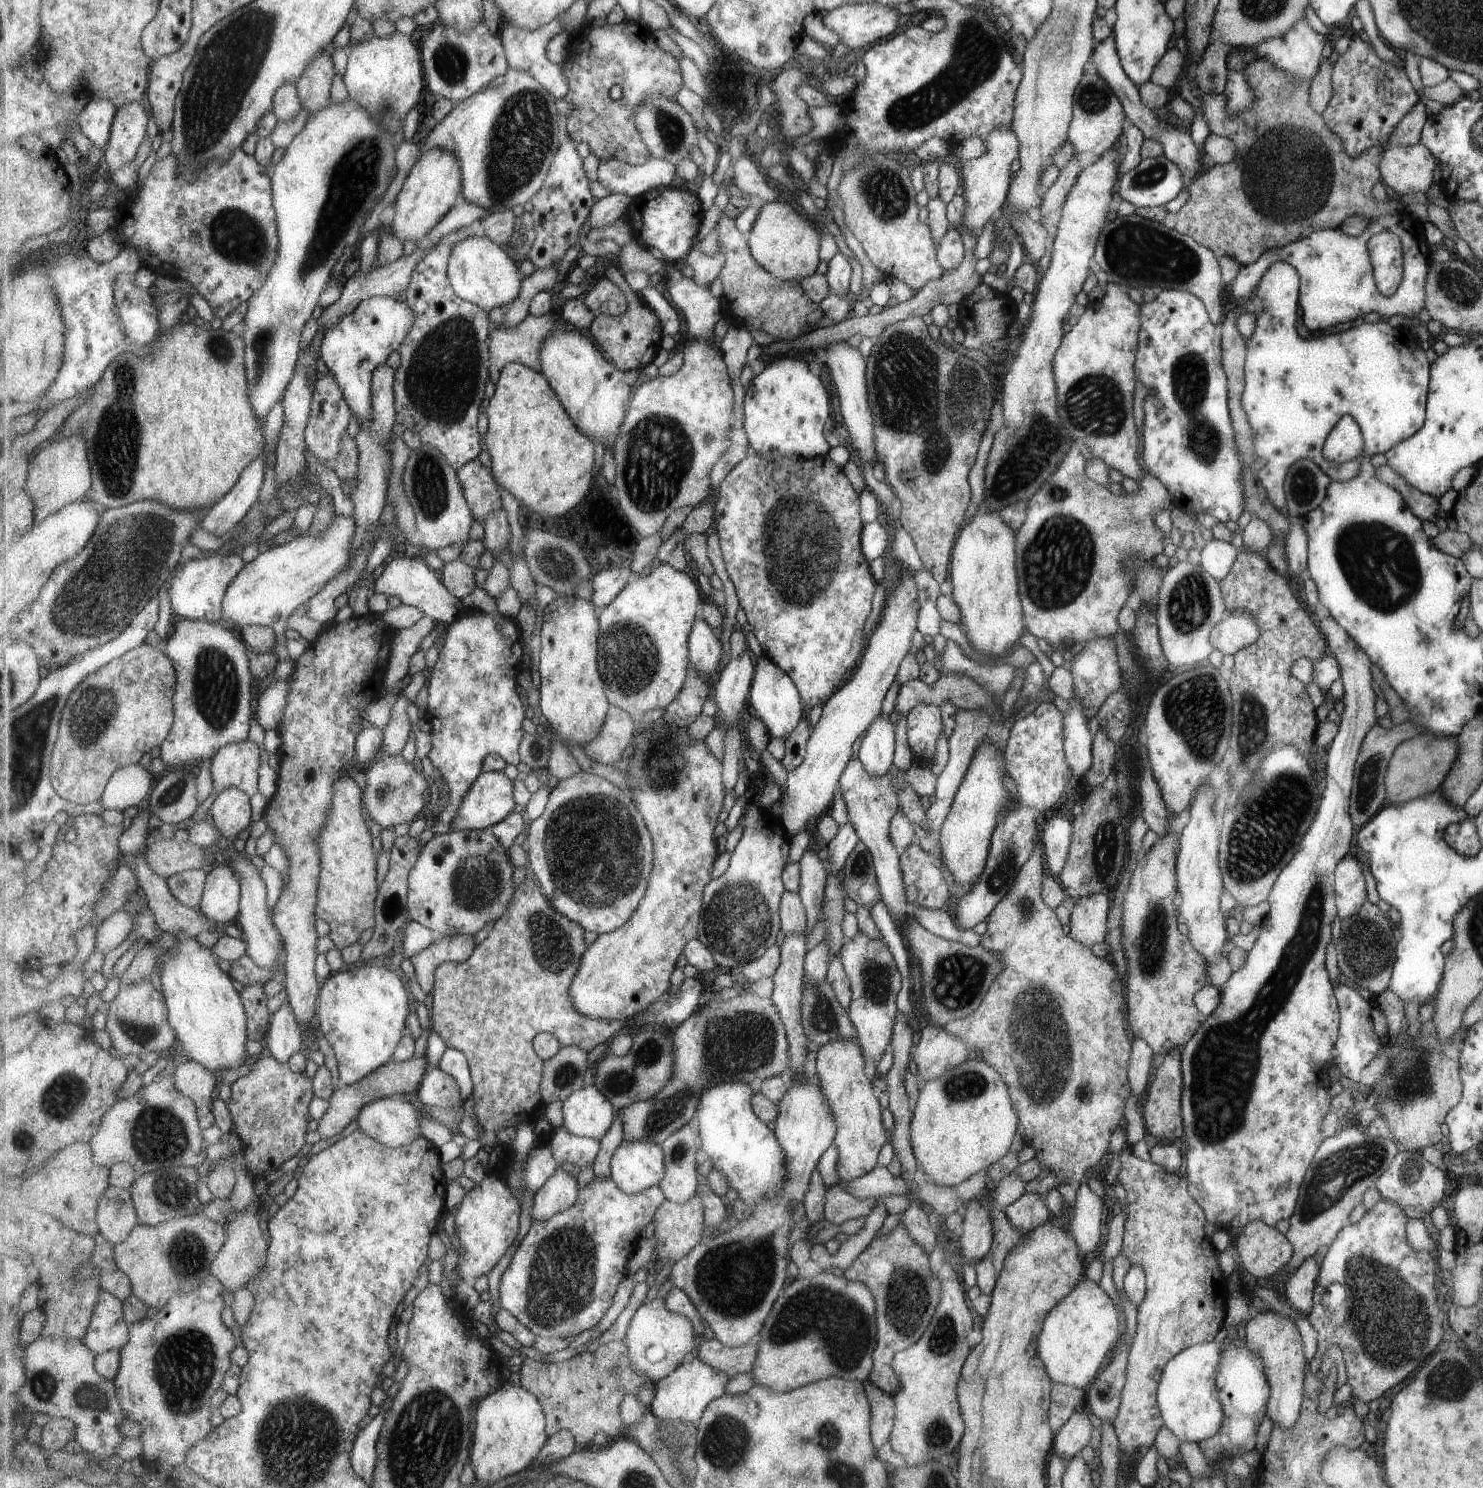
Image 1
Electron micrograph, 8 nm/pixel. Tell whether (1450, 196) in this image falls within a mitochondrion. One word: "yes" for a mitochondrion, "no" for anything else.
no

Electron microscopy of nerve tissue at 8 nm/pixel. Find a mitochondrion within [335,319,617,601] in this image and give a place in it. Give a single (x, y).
(428, 479)

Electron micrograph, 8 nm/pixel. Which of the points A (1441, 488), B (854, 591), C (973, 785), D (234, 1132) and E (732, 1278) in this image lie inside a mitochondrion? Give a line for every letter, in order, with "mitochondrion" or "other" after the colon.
A: other
B: other
C: other
D: other
E: mitochondrion

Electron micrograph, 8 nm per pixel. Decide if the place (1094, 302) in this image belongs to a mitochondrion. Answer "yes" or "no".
no

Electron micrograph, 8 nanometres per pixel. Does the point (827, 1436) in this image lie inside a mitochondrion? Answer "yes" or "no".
yes

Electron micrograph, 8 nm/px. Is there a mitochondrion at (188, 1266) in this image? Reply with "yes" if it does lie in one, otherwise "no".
yes

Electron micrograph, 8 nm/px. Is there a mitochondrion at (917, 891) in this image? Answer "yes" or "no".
no

